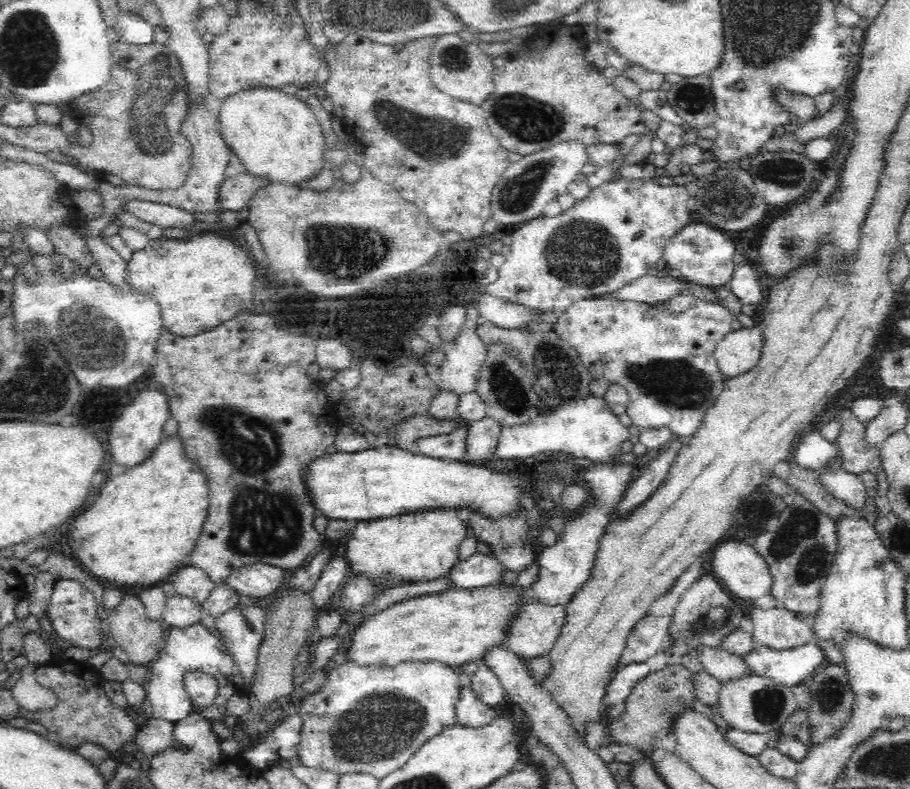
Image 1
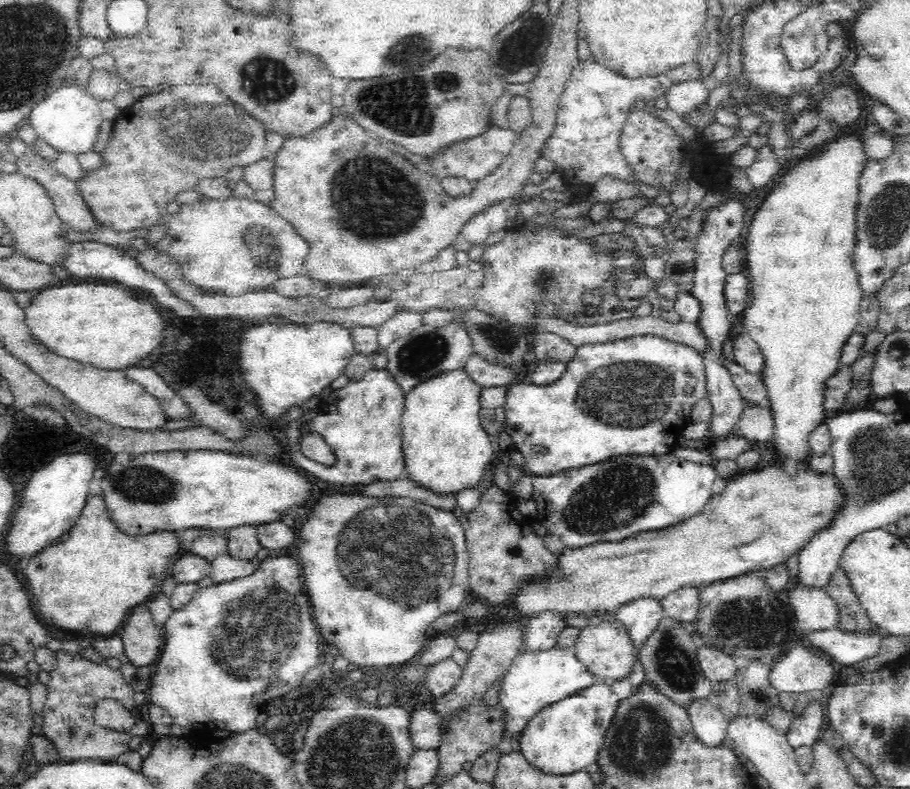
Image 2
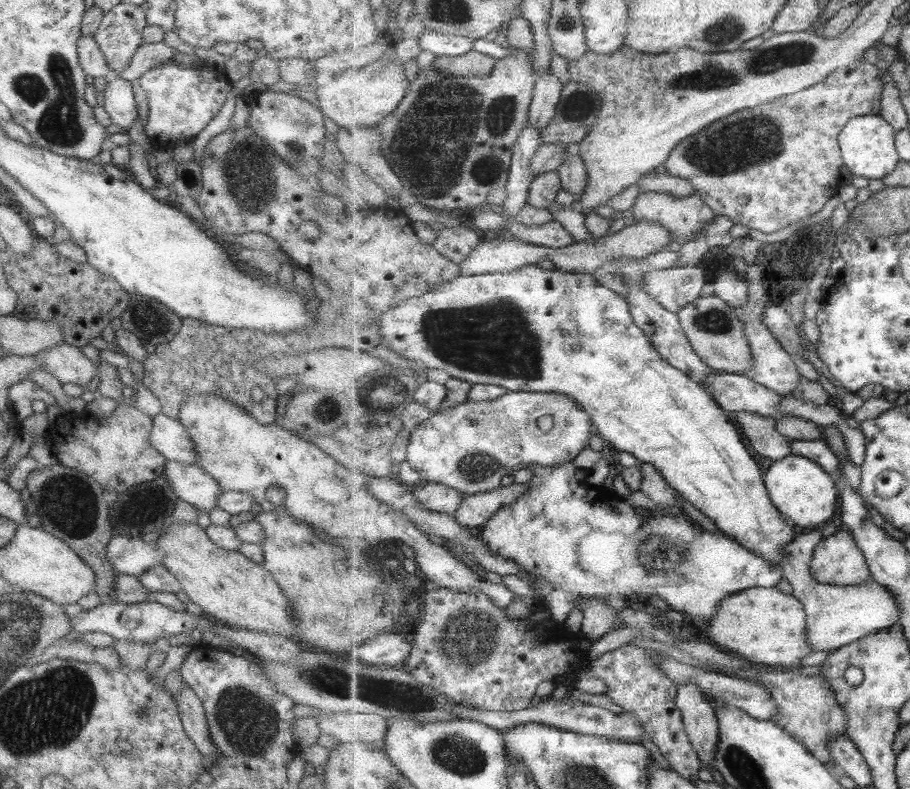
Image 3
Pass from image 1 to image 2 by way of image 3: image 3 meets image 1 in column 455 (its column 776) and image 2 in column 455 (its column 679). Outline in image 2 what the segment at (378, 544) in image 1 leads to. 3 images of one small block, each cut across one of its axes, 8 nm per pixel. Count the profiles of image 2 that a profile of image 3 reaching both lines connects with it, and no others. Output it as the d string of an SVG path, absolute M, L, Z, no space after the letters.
M465 367L434 374L424 381L406 393L401 416L406 475L440 494L476 488L498 448L479 417L482 387L471 379Z

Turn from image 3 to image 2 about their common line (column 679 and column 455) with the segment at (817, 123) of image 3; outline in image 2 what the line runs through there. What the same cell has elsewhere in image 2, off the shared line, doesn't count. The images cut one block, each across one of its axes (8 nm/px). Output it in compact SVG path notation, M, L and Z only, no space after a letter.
M490 126L481 135L475 136L473 139L463 140L460 143L454 143L453 146L445 148L441 154L428 159L429 163L426 169L430 170L430 173L438 179L450 176L463 178L474 183L488 176L502 164L502 161L510 154L517 136L518 134L510 128L503 129Z

